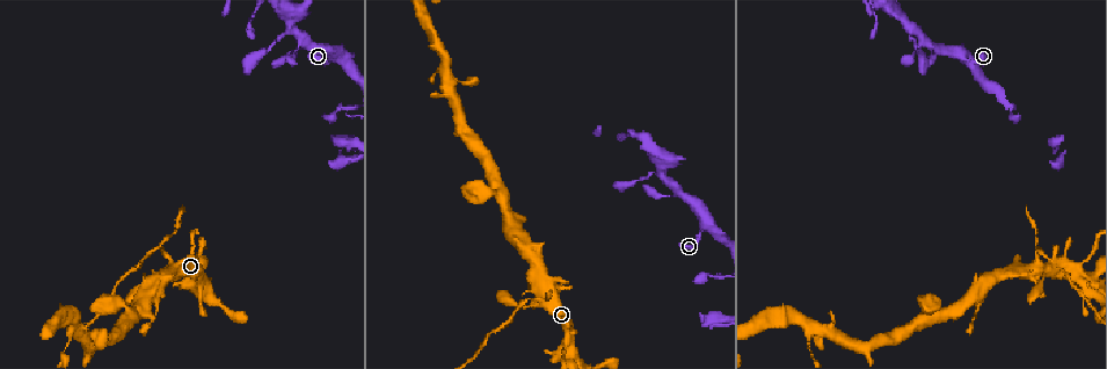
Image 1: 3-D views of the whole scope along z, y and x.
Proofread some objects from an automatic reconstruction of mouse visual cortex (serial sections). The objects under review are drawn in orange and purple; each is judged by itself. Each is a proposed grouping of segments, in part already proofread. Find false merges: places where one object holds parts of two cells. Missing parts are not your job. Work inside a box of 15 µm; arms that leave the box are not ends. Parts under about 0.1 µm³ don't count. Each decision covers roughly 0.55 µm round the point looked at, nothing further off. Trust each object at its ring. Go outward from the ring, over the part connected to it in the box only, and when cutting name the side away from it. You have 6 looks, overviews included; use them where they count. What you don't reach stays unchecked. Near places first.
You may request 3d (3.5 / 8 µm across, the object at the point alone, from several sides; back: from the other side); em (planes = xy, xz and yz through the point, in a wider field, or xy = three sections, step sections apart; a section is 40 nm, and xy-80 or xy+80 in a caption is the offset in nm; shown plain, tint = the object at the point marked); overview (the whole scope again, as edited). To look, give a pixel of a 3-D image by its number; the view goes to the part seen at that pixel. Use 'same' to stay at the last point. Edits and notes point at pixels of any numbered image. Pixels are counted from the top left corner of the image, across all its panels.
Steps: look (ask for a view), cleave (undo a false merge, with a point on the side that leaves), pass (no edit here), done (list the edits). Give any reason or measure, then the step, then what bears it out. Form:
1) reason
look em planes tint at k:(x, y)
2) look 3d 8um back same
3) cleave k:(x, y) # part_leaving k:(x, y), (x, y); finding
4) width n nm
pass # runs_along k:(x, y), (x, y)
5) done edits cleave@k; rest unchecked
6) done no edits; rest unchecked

sharp bend
look 3d 3.5um at 1:(716, 277)

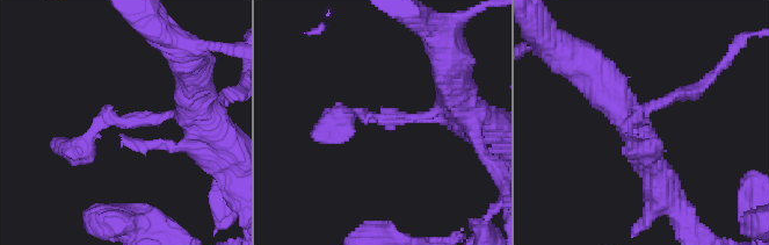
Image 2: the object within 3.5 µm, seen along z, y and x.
look em planes tint at 2:(384, 118)

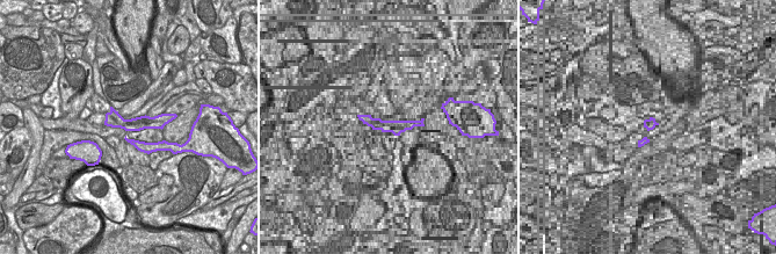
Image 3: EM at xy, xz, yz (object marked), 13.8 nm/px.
width 220 nm
pass # runs_along 3:(165, 117), (159, 122), (108, 122); all the same cell

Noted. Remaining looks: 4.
abrupt turn
look 3d 3.5um at 1:(529, 298)

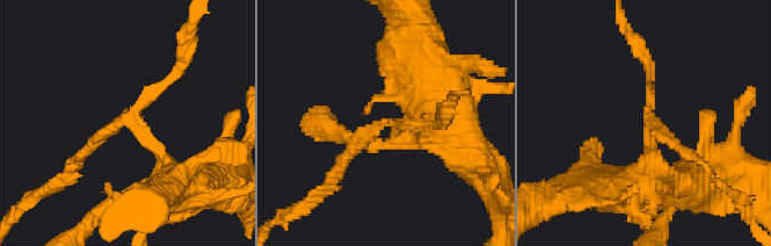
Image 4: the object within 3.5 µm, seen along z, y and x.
look em xy step 1 tint at 4:(132, 120)

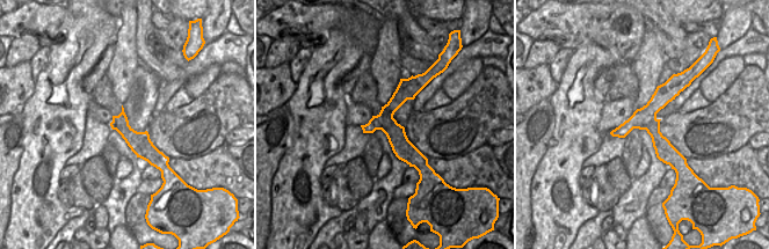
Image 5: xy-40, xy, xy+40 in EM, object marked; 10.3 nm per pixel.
cleave 4:(660, 136) # part_leaving 4:(131, 118), (73, 158), (63, 180); two cells meet here

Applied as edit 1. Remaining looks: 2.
abrupt turn
look 3d 3.5um at 1:(824, 332)

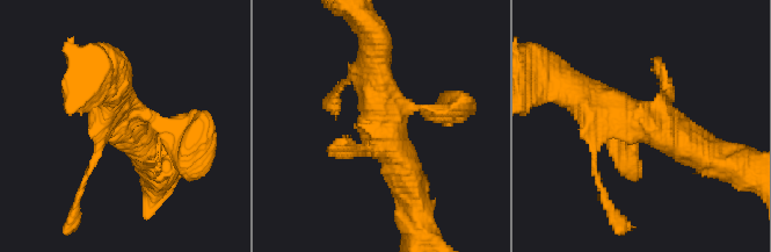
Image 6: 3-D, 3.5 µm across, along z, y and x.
pass # runs_along 6:(705, 156), (581, 92); one cell here

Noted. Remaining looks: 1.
done edits cleave@4; rest unchecked

